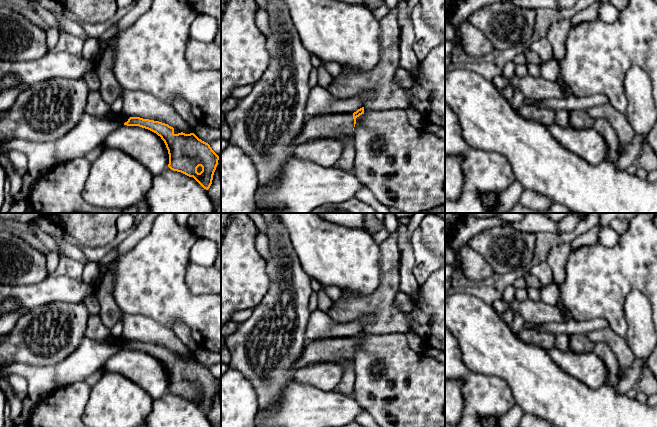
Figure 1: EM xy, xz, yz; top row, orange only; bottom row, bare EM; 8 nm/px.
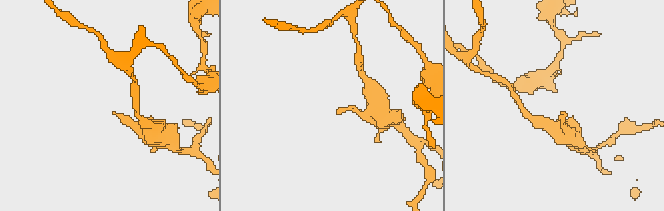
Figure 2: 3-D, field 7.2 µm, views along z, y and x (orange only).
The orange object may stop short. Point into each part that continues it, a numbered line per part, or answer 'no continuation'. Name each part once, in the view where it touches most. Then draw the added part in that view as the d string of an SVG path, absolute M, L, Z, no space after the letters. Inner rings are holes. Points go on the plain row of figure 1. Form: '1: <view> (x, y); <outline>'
1: xz (333, 350); M339 337L308 342L300 358L292 365L296 370L320 362L337 363L353 361L354 343L352 337Z

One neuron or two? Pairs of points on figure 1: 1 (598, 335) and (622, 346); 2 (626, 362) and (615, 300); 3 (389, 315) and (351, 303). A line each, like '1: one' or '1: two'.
1: one
2: two
3: one

